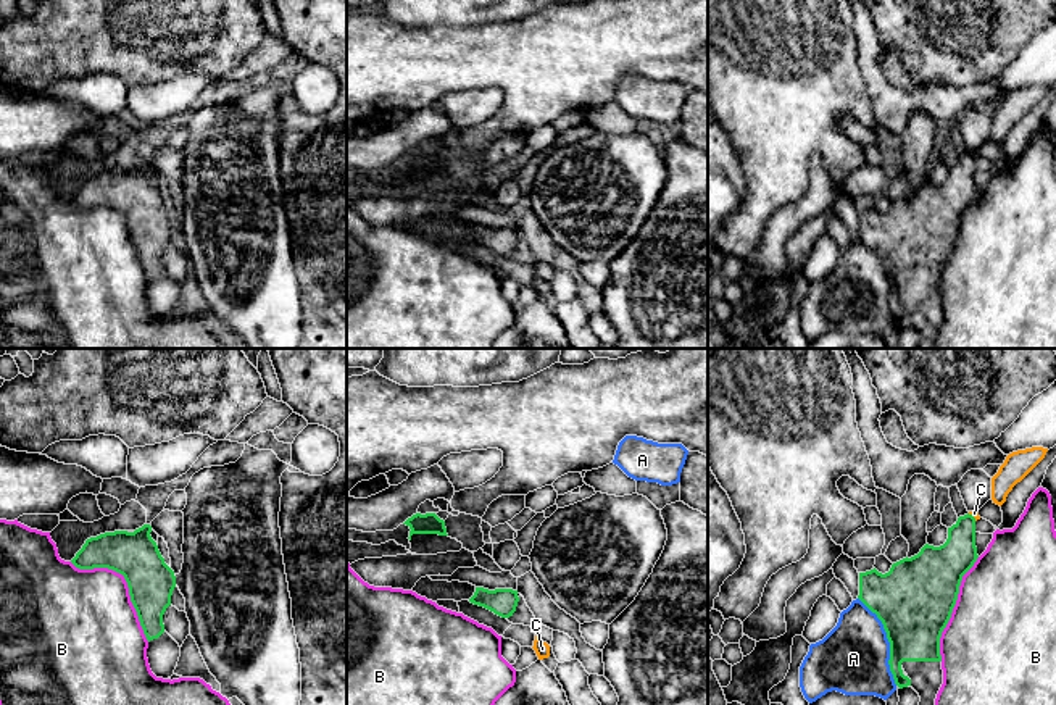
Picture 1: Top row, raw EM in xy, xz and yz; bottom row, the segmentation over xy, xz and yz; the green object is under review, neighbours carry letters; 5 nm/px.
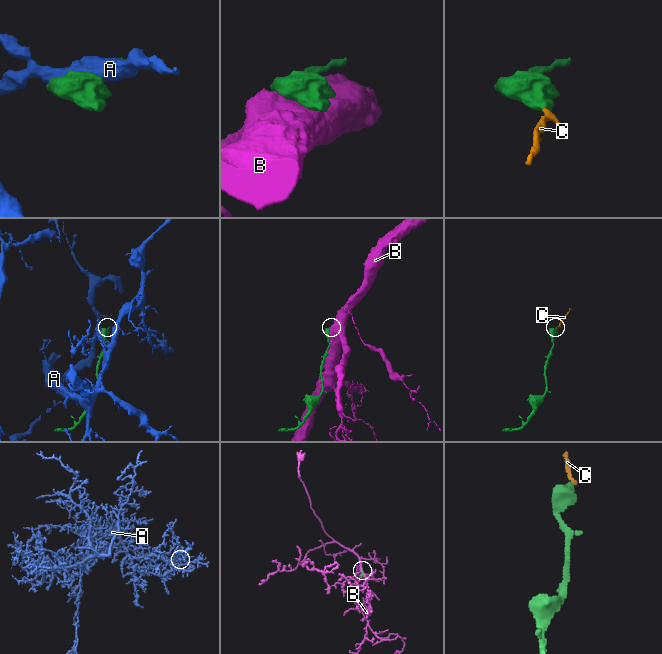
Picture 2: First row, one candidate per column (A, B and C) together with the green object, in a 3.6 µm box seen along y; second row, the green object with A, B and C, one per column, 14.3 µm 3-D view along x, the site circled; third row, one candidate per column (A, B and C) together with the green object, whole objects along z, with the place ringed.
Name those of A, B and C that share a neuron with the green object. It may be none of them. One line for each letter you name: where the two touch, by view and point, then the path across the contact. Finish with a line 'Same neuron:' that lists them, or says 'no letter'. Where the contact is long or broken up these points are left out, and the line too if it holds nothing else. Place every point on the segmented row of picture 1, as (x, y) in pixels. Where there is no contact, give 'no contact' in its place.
C: yz (972, 517) | across yz (952, 560), (972, 517), (974, 513)
Same neuron: C

